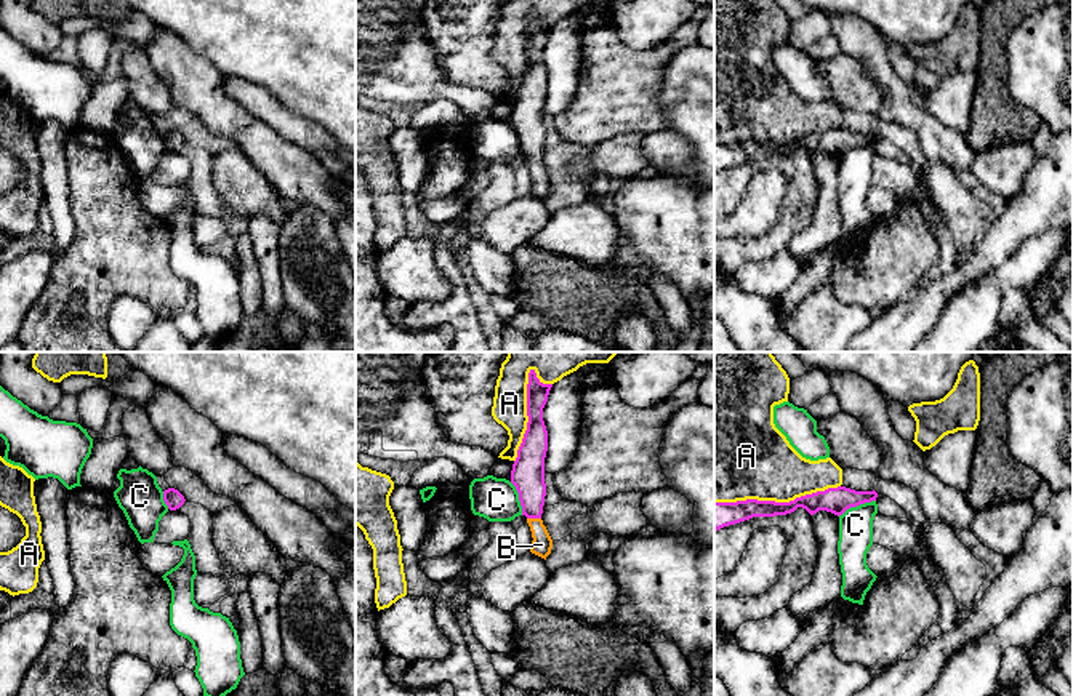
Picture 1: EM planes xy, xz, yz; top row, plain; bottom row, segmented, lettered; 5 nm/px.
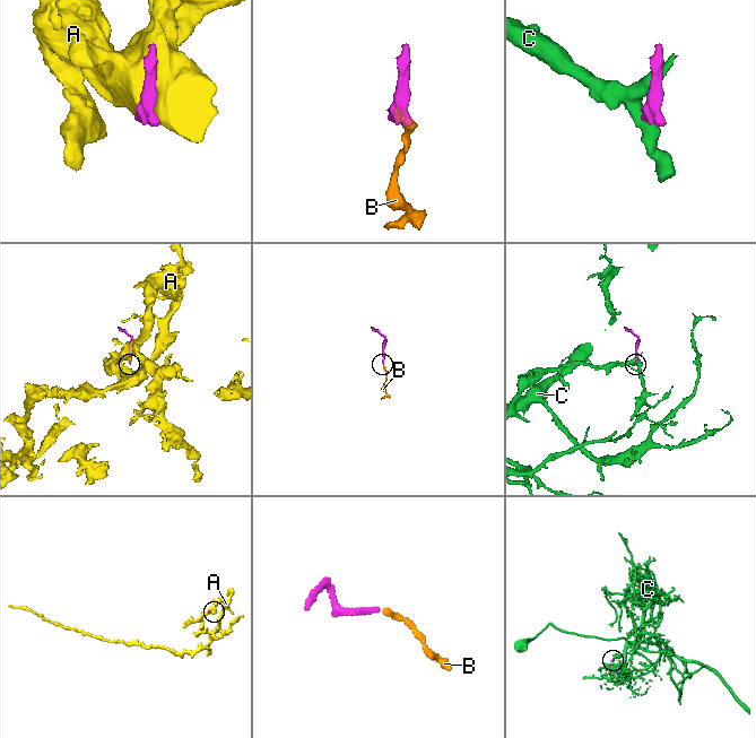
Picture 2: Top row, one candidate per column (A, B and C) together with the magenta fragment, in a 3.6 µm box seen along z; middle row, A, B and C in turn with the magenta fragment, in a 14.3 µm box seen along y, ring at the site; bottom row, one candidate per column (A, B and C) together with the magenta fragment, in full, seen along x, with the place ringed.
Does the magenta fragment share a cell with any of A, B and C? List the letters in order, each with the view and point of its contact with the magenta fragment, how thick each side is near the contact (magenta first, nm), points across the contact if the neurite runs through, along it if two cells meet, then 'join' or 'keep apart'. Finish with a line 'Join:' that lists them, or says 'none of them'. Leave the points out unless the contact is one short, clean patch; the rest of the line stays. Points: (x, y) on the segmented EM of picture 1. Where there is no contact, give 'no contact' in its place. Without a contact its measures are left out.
A: contact yz (777, 503); calibres 110 and 400 nm; keep apart
B: contact xz (534, 517); calibres 170 and 110 nm; way xz (527, 476), (532, 488), (534, 517), (542, 544); join
C: contact yz (855, 506); calibres 130 and 180 nm; border yz (875, 500), (847, 508), (838, 516); keep apart
Join: B

